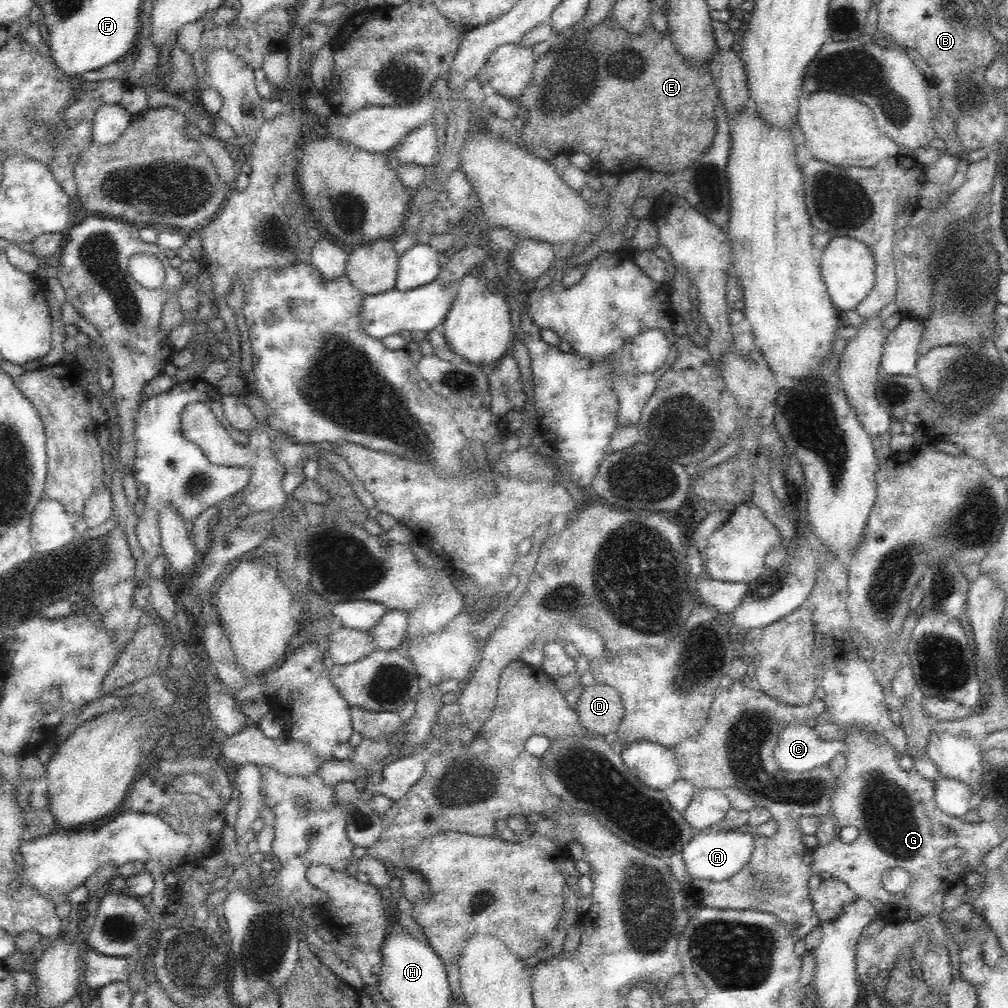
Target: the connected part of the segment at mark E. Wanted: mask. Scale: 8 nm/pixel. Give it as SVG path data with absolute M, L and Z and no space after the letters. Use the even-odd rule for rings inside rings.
M608 16L608 19L604 20L602 24L598 24L594 30L571 31L571 33L567 31L561 34L564 35L562 43L553 44L544 56L537 57L536 64L533 66L532 78L517 98L520 102L519 106L524 112L523 132L516 140L508 138L508 142L513 142L513 144L517 144L517 146L521 146L529 152L534 152L534 149L538 146L542 146L552 153L568 156L574 154L574 152L582 152L590 158L590 162L594 165L594 171L599 175L603 172L606 174L606 172L618 172L620 170L620 176L631 174L638 168L648 168L651 172L666 173L667 175L678 173L688 169L712 146L717 132L716 106L718 106L719 88L715 85L715 80L710 74L708 62L690 64L687 60L684 60L671 41L668 31L662 34L653 27L644 30L644 32L638 32L638 34L626 34Z

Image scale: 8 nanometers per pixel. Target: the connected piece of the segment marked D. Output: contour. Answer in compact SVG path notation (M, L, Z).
M595 681L584 687L574 709L584 730L607 738L612 738L625 713L619 693L608 684Z

